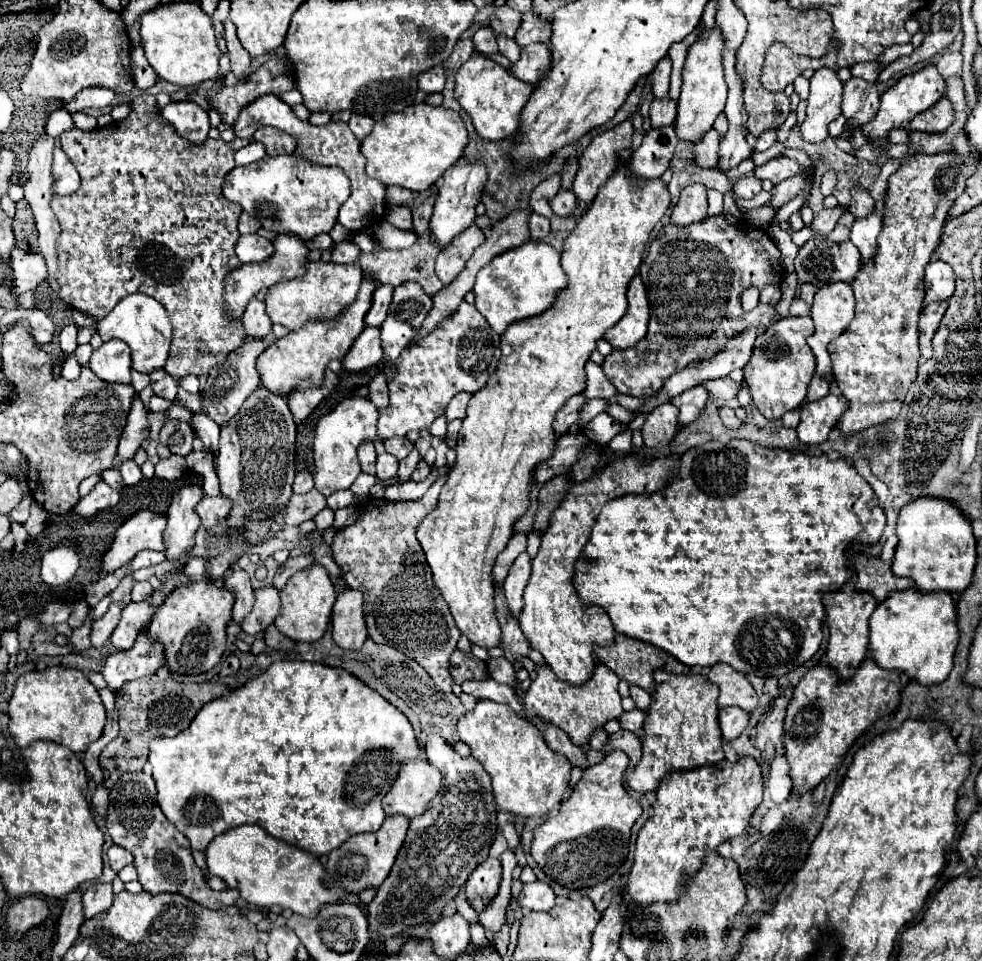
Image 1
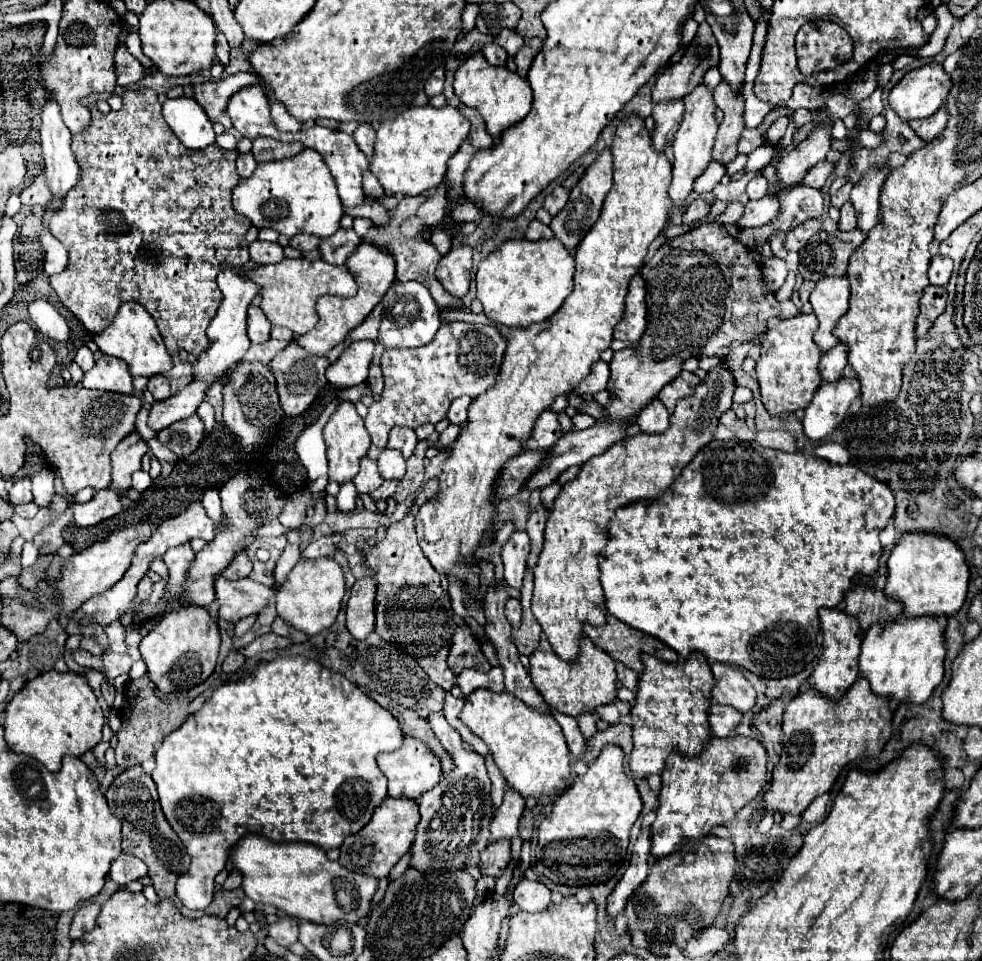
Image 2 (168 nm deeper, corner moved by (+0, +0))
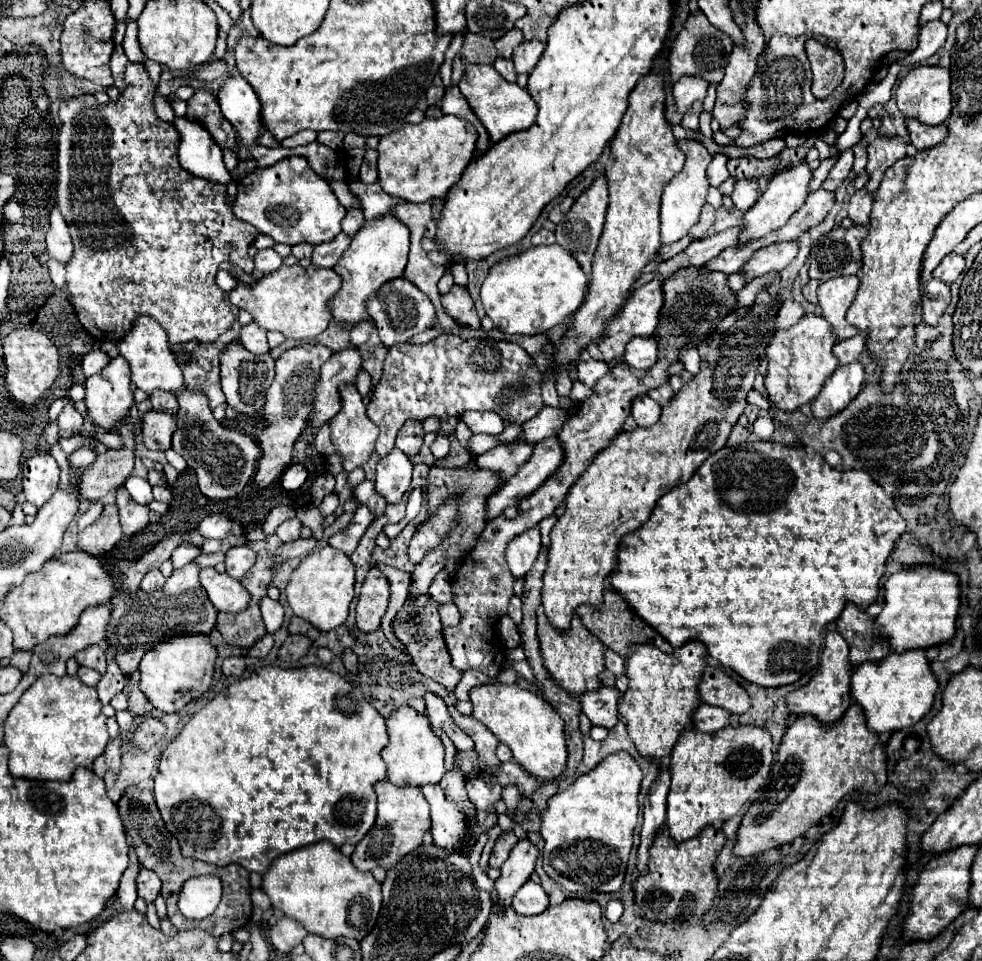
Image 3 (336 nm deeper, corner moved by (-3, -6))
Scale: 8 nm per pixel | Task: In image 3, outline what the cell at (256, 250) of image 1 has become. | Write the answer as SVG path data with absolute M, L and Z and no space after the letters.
M258 250L258 254L254 256L254 262L256 262L256 268L262 272L262 274L268 274L268 272L274 272L282 266L282 258L272 250Z

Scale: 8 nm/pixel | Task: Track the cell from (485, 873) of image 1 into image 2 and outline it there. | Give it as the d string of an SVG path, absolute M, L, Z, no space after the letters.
M509 838L495 840L495 842L491 842L491 844L481 852L481 860L479 860L481 874L499 878L499 876L505 872L509 860L511 860L511 840L509 840Z

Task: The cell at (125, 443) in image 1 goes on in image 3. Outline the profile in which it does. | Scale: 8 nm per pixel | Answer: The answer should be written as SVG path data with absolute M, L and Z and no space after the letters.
M118 488L116 492L116 506L118 506L118 512L120 512L120 524L122 524L122 530L126 536L132 536L136 534L138 530L142 530L150 520L148 520L148 506L142 506L142 504L136 504L126 488Z

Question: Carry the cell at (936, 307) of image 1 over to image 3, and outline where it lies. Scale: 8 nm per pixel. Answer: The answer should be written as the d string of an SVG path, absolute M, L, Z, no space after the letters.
M930 280L922 288L922 318L926 324L936 324L950 304L950 288L940 280Z

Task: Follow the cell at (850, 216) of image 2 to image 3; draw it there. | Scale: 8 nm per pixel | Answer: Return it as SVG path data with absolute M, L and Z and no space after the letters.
M858 190L848 204L848 218L856 226L868 226L870 222L870 210L872 210L872 198L866 196L864 190Z

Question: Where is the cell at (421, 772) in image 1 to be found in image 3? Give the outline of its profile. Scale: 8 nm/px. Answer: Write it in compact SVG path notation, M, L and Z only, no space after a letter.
M410 706L398 708L388 720L388 734L390 742L382 750L382 760L388 768L388 780L394 786L426 786L426 784L438 784L442 776L446 774L444 768L444 744L440 738L430 730L430 722L426 716L420 716Z

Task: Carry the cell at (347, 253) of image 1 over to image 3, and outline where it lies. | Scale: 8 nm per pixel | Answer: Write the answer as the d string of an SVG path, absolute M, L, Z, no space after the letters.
M340 232L334 240L322 242L314 246L314 254L312 254L312 264L314 266L322 266L322 268L334 268L334 264L340 260L342 252L348 248L350 244L350 236Z

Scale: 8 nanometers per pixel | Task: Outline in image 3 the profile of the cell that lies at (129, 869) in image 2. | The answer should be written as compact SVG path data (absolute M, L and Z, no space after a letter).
M140 866L136 876L136 888L138 888L138 896L142 896L146 902L152 902L160 892L160 878L156 876L156 872Z

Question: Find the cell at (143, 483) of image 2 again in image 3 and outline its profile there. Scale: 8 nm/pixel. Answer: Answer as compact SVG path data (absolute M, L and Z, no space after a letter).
M130 476L126 482L124 482L126 490L130 492L130 496L138 502L138 504L150 504L154 498L152 498L152 486L148 484L146 478L140 478L140 476Z

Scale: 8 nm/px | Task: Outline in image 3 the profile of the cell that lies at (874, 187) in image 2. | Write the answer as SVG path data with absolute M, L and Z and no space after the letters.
M874 138L868 146L868 164L866 164L866 174L870 176L866 182L866 190L870 196L876 194L880 180L884 176L884 172L898 162L900 158L906 156L906 142L904 140L896 140L896 138Z

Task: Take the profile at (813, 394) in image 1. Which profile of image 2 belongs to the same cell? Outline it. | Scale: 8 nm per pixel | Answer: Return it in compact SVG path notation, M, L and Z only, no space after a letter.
M839 344L837 348L827 350L823 354L821 364L819 364L819 372L825 382L833 382L841 376L843 368L847 366L847 352L849 352L849 348L845 344Z

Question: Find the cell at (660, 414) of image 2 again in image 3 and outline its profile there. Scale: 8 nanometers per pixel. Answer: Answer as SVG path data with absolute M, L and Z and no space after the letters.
M640 396L636 404L632 404L632 418L640 428L650 428L654 426L662 416L660 404L656 404L650 396Z

